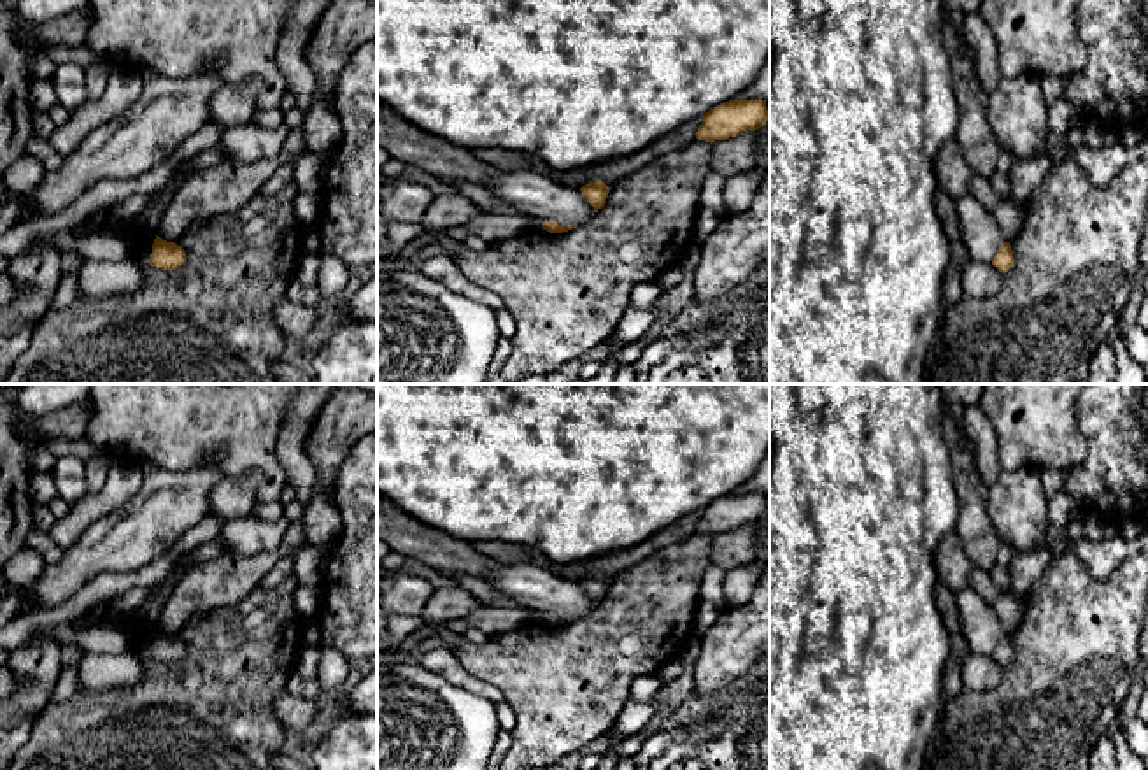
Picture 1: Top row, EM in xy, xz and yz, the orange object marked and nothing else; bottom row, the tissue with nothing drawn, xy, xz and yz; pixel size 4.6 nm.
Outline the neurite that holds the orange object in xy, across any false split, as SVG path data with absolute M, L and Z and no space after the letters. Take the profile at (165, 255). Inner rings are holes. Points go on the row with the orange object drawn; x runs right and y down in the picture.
M156 235L149 261L151 267L158 267L161 270L175 270L184 263L184 260L186 251L181 246L177 246L175 242L167 242Z

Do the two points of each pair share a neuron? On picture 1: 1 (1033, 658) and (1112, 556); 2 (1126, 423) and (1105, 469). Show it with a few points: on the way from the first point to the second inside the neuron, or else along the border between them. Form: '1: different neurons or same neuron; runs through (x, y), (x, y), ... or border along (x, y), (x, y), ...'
1: different neurons; border along (1073, 551), (1099, 579), (1106, 579), (1129, 558)
2: same neuron; runs through (1126, 434), (1126, 448), (1115, 458)

